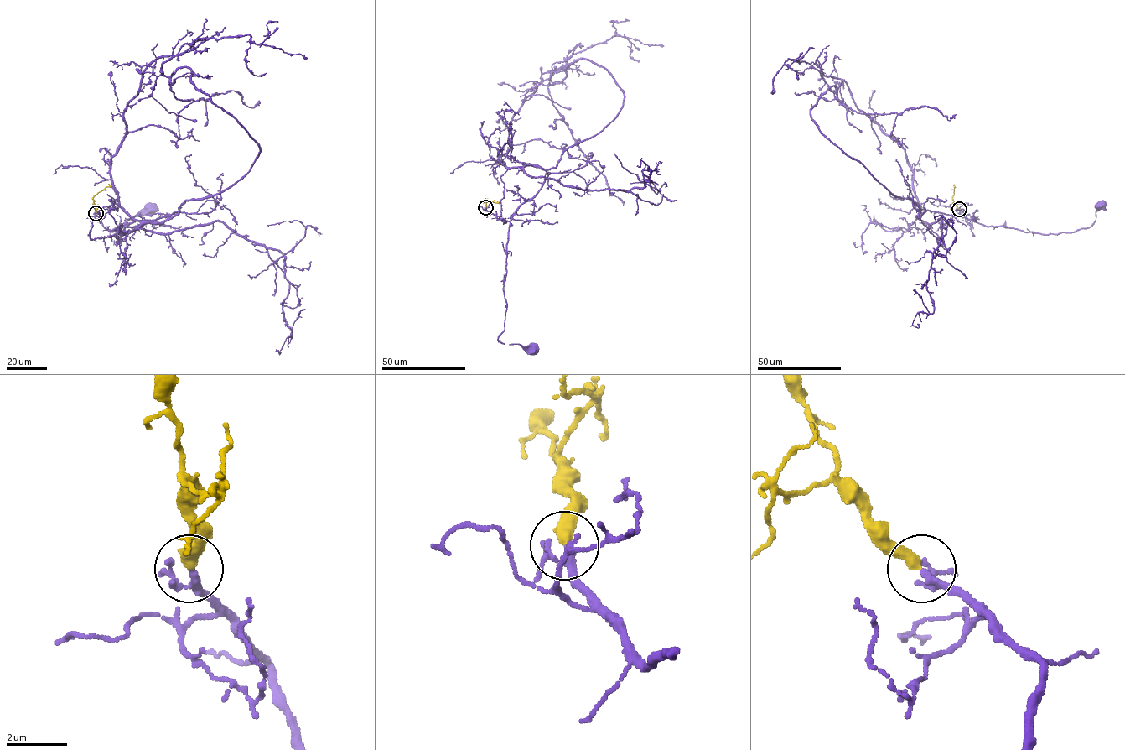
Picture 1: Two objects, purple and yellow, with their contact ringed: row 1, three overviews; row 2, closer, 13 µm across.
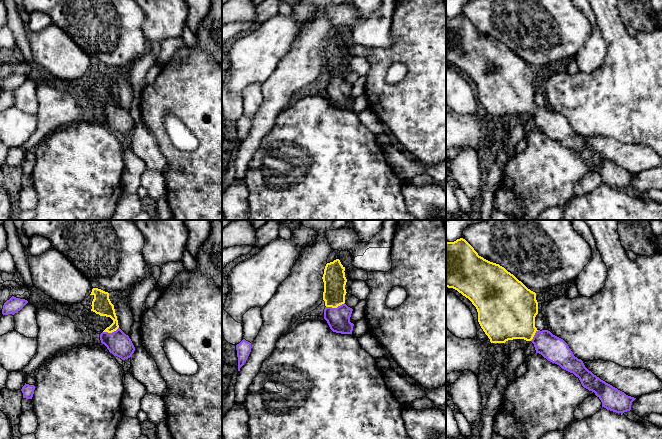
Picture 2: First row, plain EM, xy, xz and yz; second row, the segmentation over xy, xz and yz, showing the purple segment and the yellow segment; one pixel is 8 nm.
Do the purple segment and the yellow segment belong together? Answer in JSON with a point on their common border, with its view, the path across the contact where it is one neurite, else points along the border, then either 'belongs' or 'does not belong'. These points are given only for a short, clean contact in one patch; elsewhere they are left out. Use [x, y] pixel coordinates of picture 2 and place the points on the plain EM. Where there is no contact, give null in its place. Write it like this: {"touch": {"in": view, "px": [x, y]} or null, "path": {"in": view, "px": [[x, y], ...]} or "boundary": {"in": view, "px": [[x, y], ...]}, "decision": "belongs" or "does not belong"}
{"touch": {"in": "xz", "px": [335, 84]}, "path": {"in": "xz", "px": [[338, 95], [335, 84], [334, 55]]}, "decision": "belongs"}

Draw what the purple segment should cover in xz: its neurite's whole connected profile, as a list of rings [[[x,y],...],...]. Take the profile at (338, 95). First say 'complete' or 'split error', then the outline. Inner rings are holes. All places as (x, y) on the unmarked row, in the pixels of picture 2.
split error; [[[339,35],[327,39],[324,45],[323,58],[325,77],[324,95],[333,108],[352,110],[354,100],[350,98],[353,85],[345,80],[347,55],[345,43]]]

